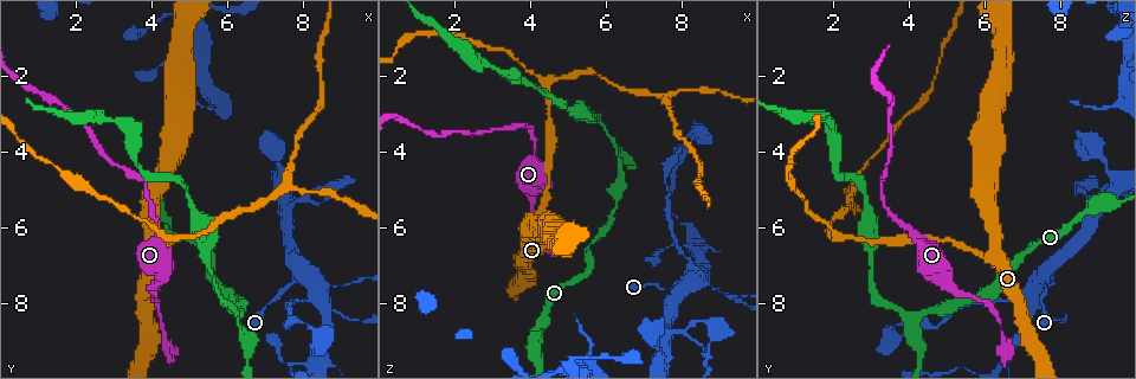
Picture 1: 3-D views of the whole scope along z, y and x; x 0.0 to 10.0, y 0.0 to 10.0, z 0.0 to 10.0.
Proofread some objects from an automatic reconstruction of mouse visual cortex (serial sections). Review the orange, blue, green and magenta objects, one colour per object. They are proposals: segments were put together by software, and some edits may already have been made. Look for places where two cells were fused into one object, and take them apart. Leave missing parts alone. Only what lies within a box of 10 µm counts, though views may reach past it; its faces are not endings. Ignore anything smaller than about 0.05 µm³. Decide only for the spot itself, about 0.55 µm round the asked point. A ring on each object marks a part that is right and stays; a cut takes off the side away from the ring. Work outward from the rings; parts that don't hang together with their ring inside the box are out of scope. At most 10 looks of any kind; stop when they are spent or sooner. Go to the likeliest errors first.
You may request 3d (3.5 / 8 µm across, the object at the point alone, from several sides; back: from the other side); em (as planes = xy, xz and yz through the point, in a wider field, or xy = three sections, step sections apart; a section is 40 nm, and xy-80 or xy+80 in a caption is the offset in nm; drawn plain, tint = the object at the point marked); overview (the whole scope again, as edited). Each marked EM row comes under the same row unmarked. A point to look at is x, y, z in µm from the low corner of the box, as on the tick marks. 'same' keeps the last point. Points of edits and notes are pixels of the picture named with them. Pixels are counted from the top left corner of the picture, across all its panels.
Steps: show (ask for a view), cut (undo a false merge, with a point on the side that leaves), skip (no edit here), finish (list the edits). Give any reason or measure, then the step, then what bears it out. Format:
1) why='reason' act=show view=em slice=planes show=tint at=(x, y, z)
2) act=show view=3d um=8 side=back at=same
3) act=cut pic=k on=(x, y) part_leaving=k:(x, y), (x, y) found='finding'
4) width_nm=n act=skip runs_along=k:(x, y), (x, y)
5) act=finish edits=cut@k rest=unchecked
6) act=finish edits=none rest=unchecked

why='calibre changes' act=show view=3d um=8 at=(4.10, 7.75, 5.35)

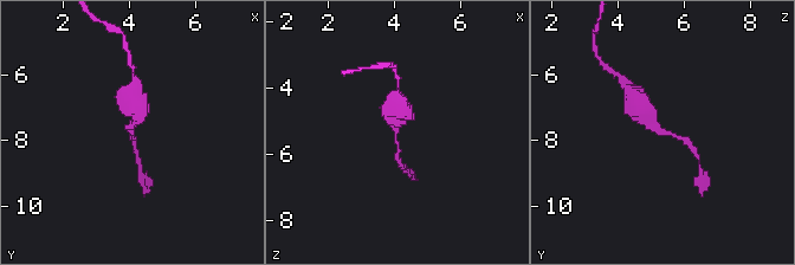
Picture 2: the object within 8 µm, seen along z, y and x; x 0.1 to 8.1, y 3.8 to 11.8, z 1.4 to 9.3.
why='zoom in' act=show view=3d um=3.5 at=same

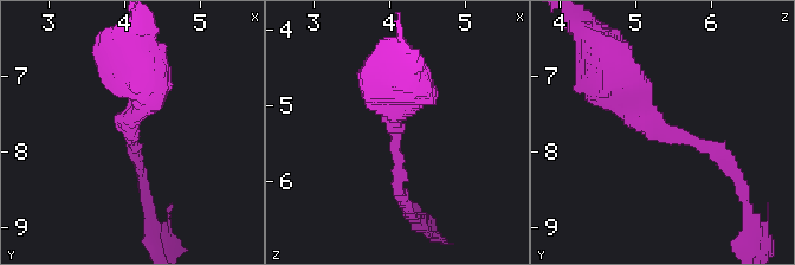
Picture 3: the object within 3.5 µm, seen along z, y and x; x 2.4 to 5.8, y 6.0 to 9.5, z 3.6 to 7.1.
arm_widths_nm=200,500 act=skip runs_along=3:(609, 73), (661, 136), (728, 157) found='all the same cell'

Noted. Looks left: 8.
why='arms part here' act=show view=3d um=3.5 side=back at=(4.45, 6.30, 2.25)

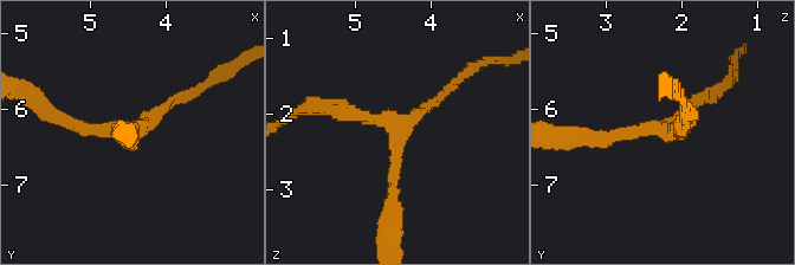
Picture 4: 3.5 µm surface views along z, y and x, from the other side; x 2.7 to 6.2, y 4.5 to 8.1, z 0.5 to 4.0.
act=show view=em slice=xy step=2 show=tint at=(4.45, 6.30, 2.25)

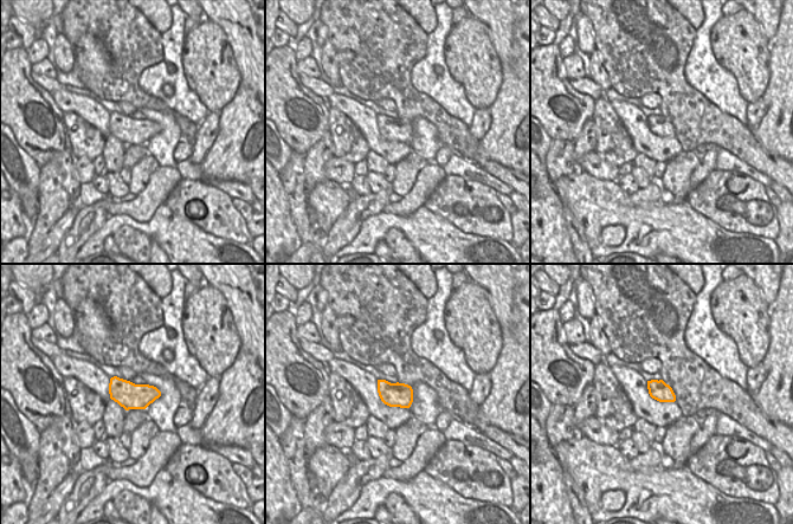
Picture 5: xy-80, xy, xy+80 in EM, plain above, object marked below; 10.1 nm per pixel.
act=show view=em slice=xy step=5 show=tint at=same

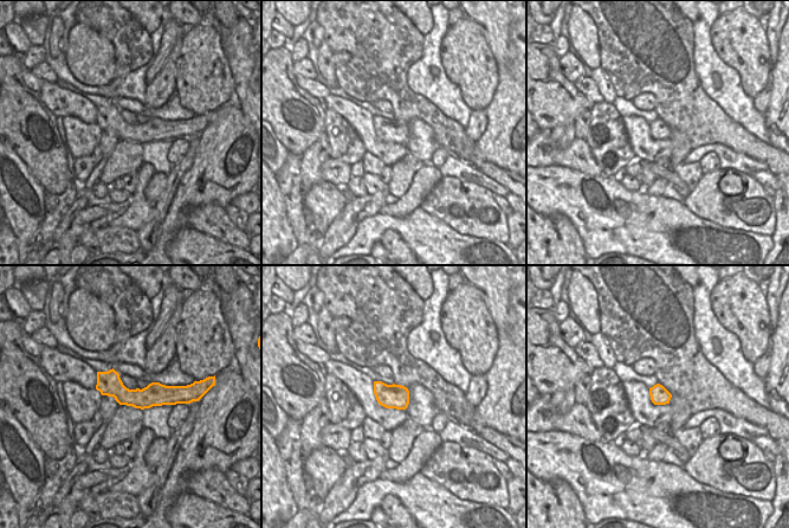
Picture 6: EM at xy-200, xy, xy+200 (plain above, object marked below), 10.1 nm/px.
arm_widths_nm=150,200,200 act=skip runs_along=4:(390, 208), (398, 130), (329, 109) found='one cell here'

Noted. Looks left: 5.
why='four or more arms meet' act=show view=3d um=3.5 at=(8.55, 7.80, 7.35)

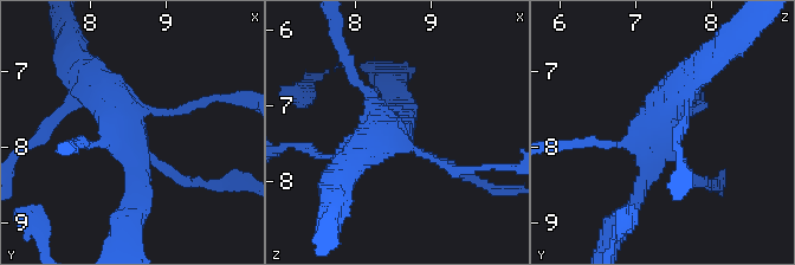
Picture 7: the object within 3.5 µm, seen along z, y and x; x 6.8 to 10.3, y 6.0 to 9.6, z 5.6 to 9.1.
act=show view=em slice=xy step=1 show=tint at=(8.50, 7.80, 7.30)

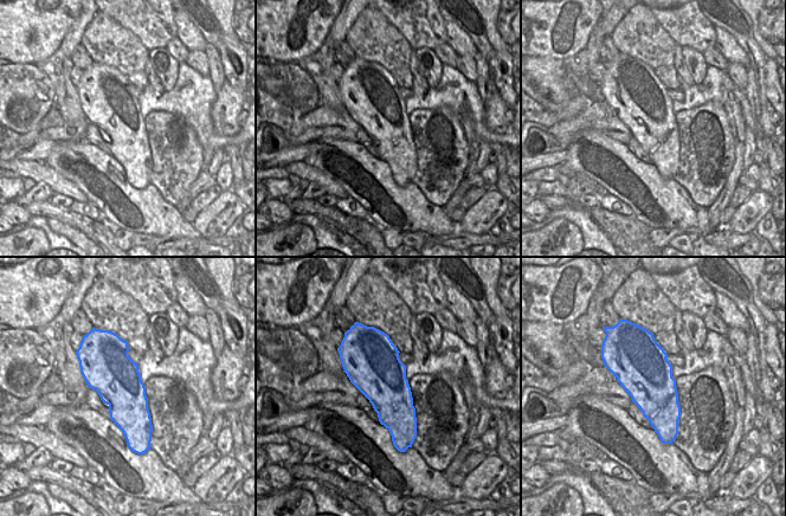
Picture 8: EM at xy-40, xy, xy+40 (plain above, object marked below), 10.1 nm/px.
act=skip runs_along=7:(68, 110), (83, 92), (111, 103), (141, 187) found='one cell here'

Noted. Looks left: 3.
act=show view=3d um=3.5 at=(7.50, 4.90, 2.65)

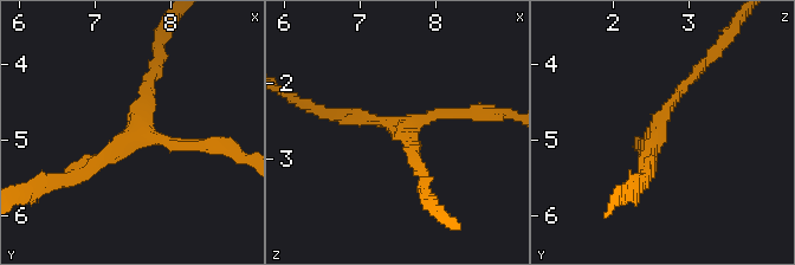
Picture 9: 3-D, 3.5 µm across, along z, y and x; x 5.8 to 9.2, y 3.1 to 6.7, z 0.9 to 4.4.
arms=3 arm_widths_nm=150,150,200 act=show view=em slice=xy step=5 show=tint at=(7.55, 4.90, 2.55)

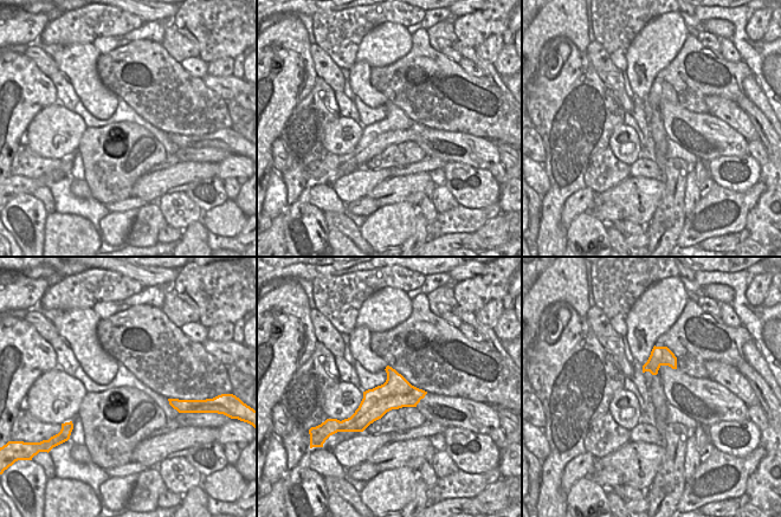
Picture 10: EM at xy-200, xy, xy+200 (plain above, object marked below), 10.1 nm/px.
why='another direction' act=show view=em slice=xy step=1 show=tint at=same

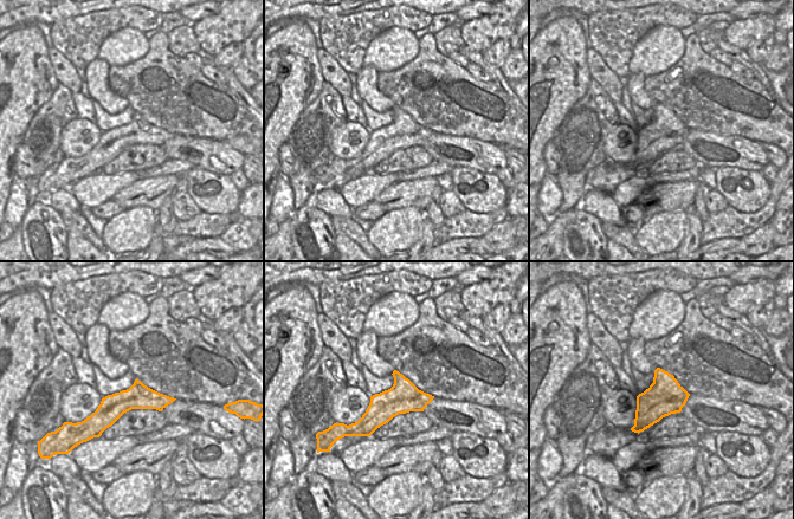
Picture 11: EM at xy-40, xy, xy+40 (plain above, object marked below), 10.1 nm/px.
act=skip runs_along=11:(169, 400), (126, 400), (91, 425) found='continuous, no second cell'

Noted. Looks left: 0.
act=finish edits=none rest=unchecked

